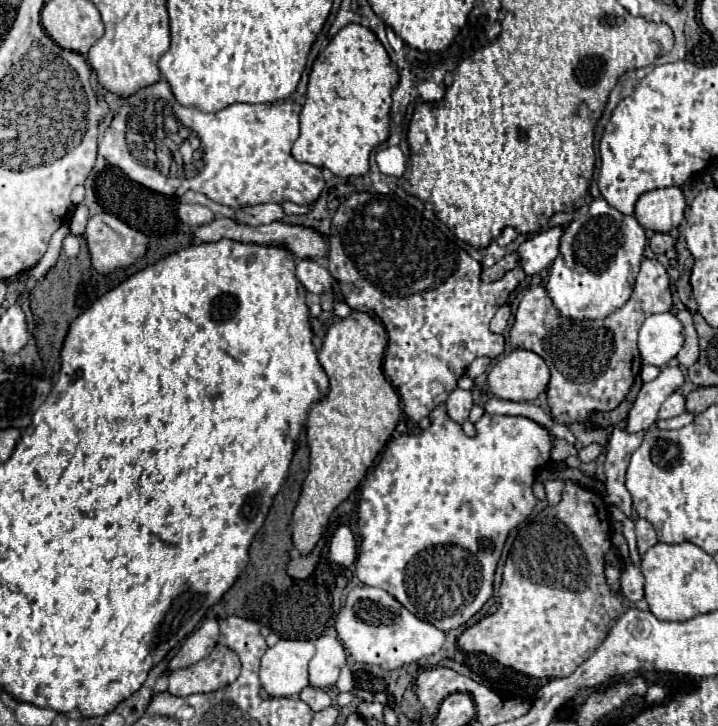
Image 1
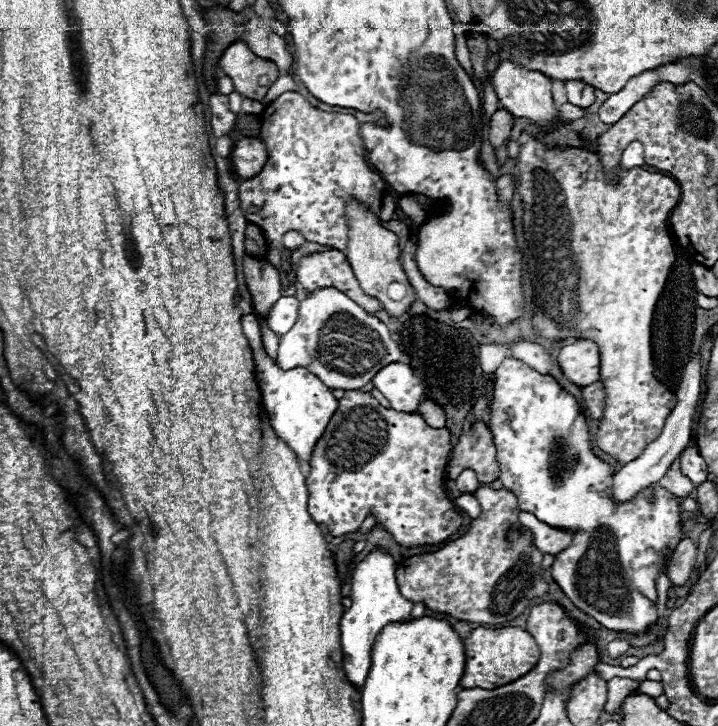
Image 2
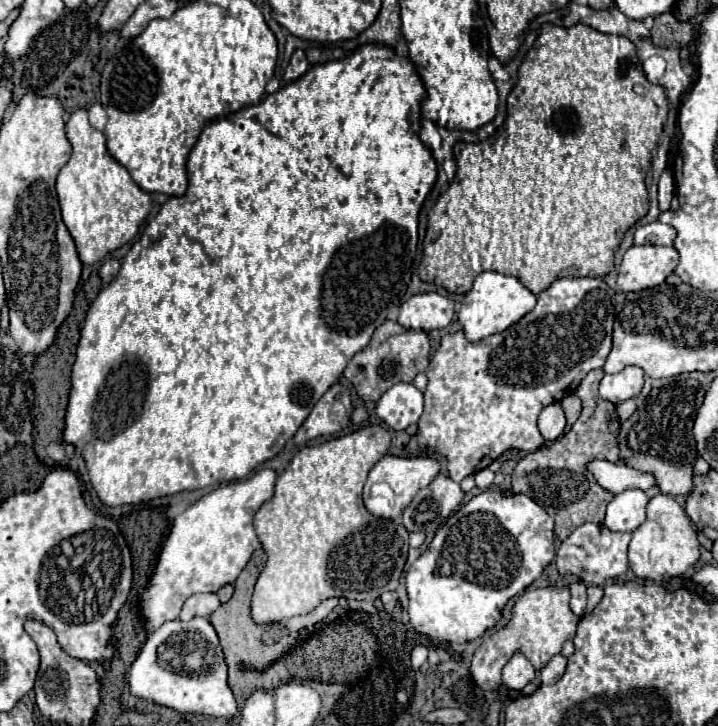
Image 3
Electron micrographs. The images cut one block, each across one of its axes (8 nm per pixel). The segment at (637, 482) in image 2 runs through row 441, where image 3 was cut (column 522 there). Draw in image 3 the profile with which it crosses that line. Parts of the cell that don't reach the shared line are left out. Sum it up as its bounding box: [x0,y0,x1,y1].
[502,654,536,690]

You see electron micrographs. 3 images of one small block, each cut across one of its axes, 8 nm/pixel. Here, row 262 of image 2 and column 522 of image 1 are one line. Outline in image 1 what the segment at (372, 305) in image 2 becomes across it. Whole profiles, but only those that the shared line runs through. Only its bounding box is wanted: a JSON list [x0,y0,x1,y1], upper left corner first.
[510,260,672,422]

